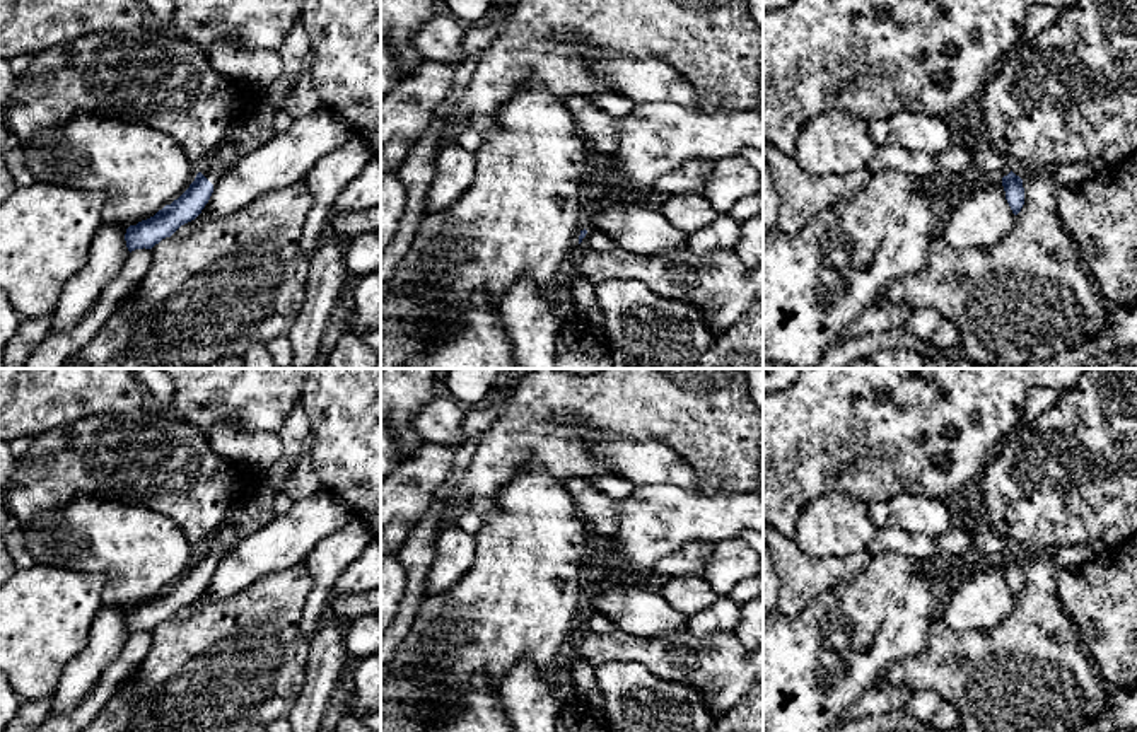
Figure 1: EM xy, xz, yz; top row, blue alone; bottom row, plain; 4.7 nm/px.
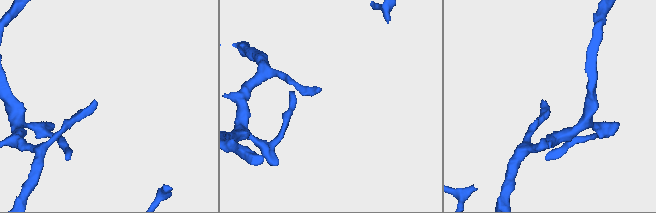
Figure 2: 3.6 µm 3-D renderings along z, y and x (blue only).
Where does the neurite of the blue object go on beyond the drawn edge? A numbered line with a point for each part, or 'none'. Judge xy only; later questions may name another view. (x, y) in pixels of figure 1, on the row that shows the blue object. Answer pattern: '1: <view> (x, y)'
1: xy (214, 169)

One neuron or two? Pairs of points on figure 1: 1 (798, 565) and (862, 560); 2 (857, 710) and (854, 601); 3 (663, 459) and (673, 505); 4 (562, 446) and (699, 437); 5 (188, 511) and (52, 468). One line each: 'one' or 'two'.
1: one
2: two
3: two
4: one
5: one

